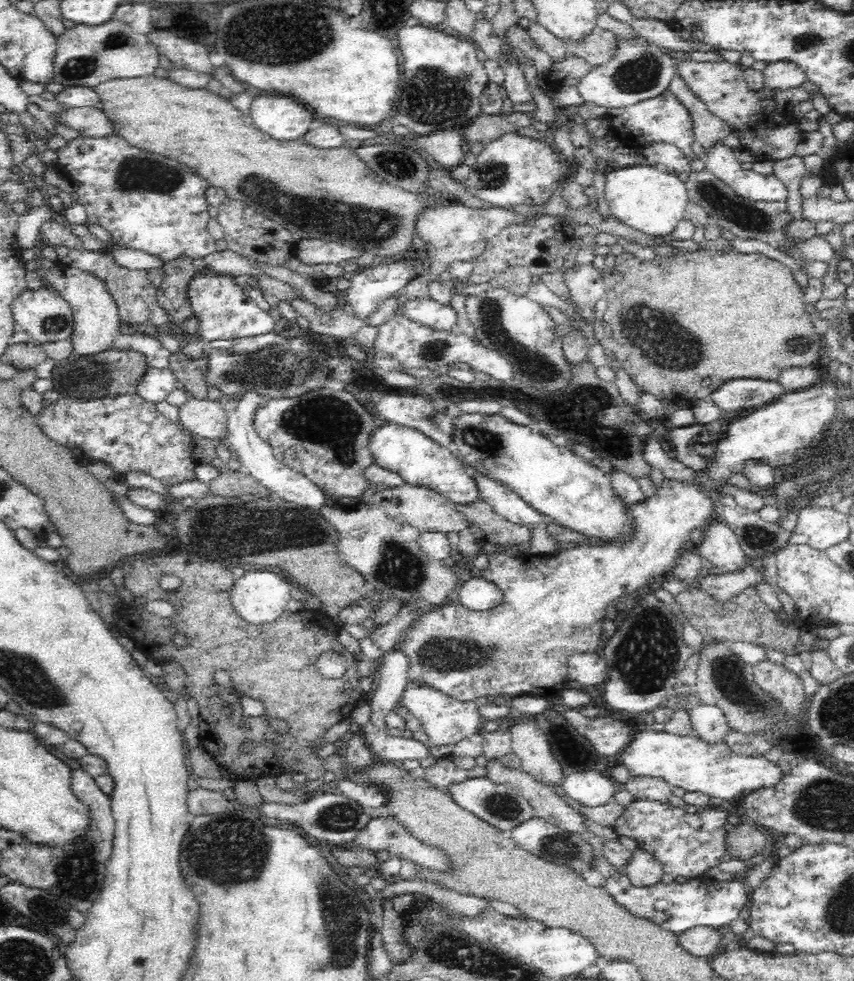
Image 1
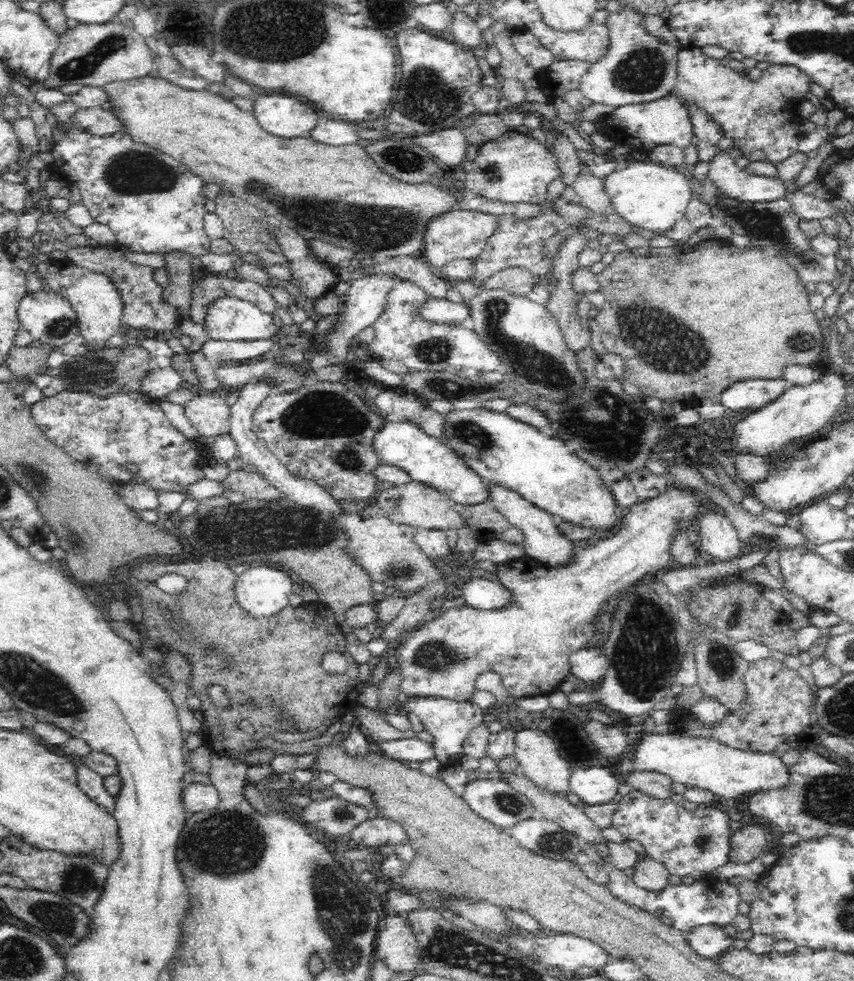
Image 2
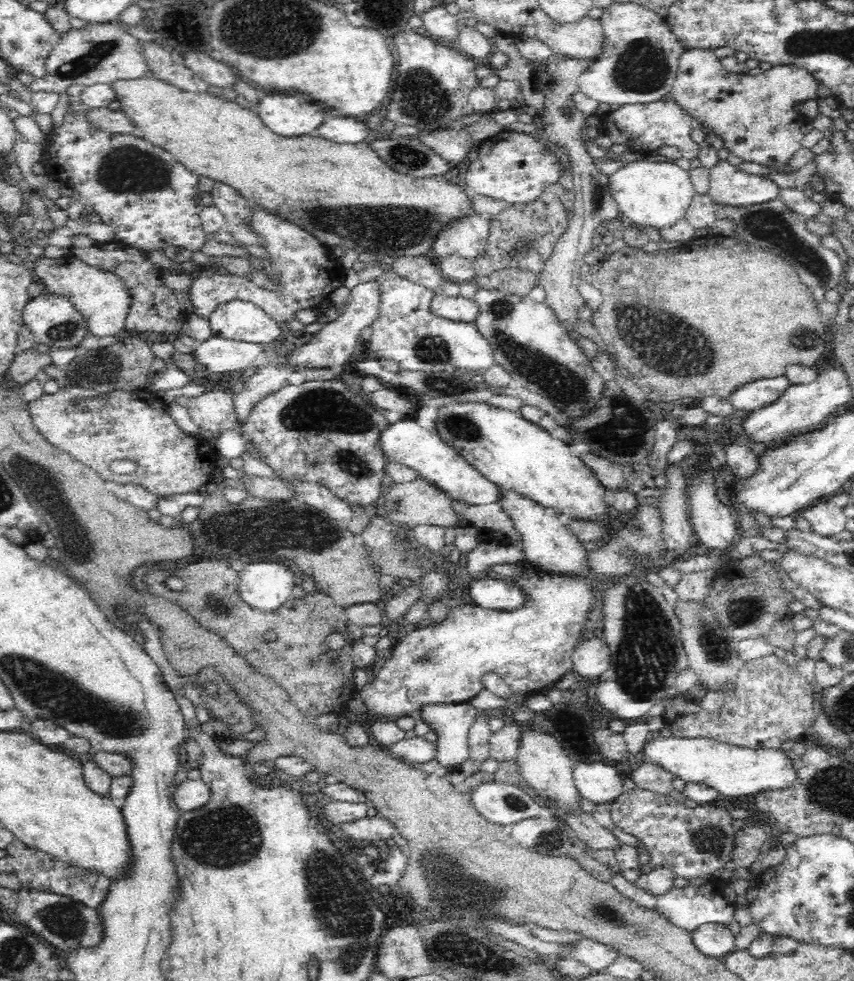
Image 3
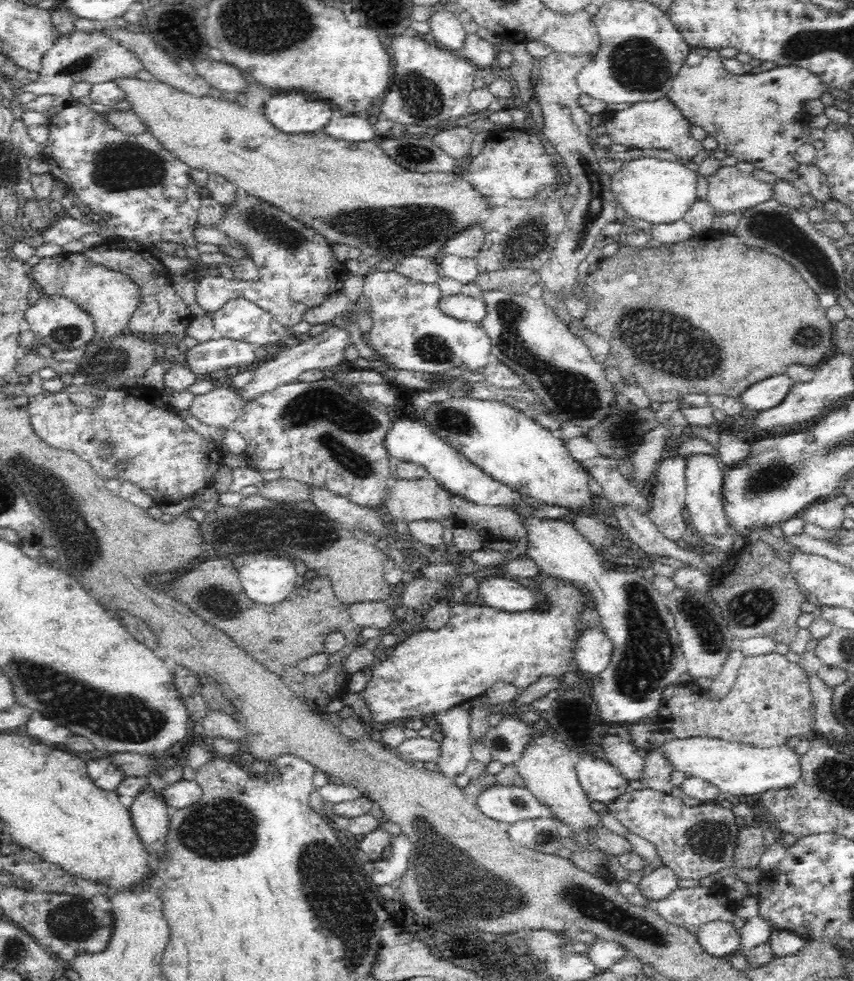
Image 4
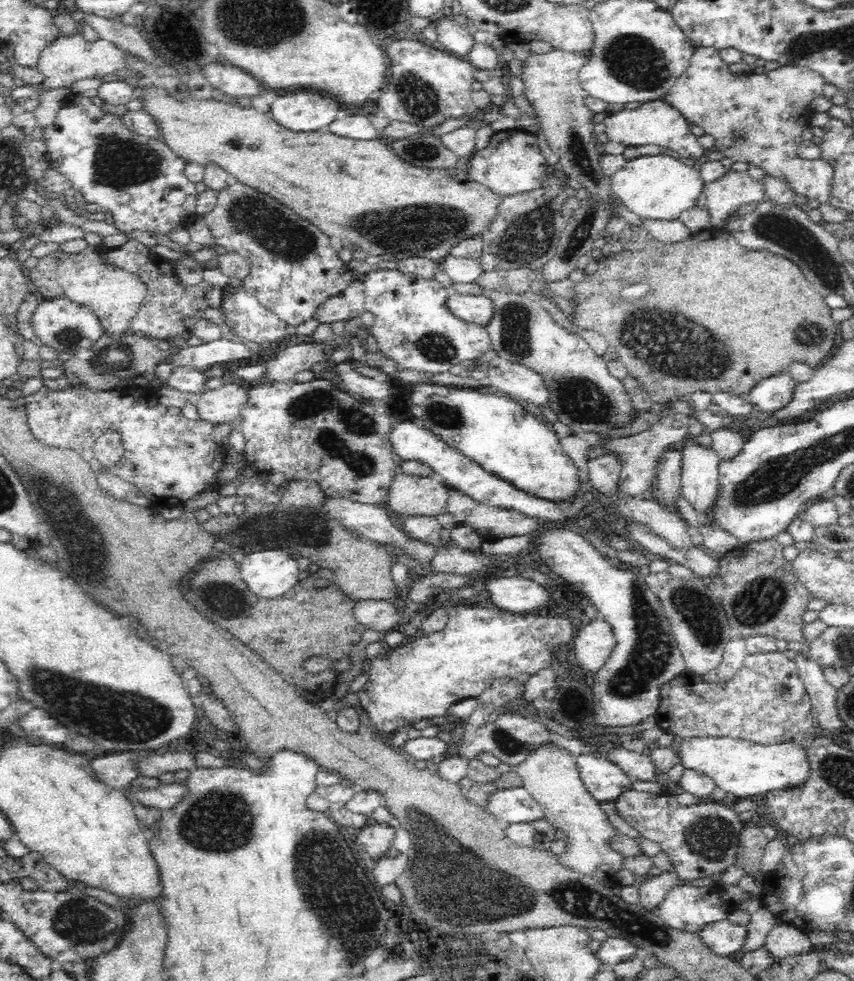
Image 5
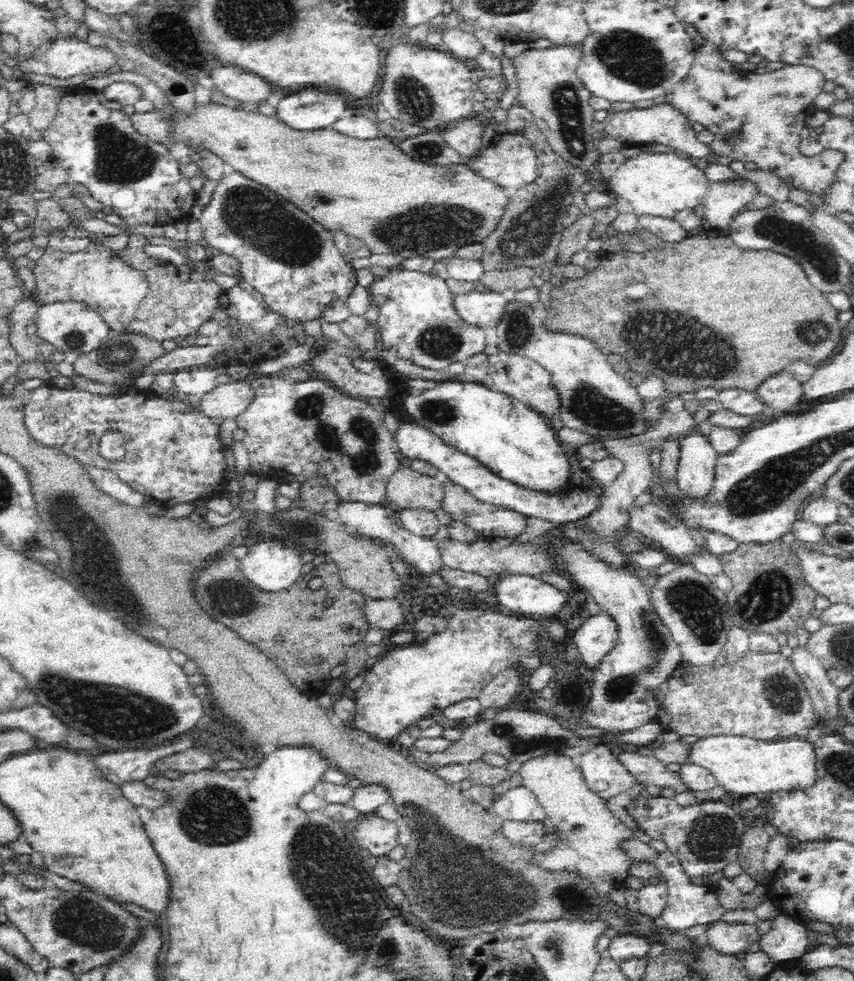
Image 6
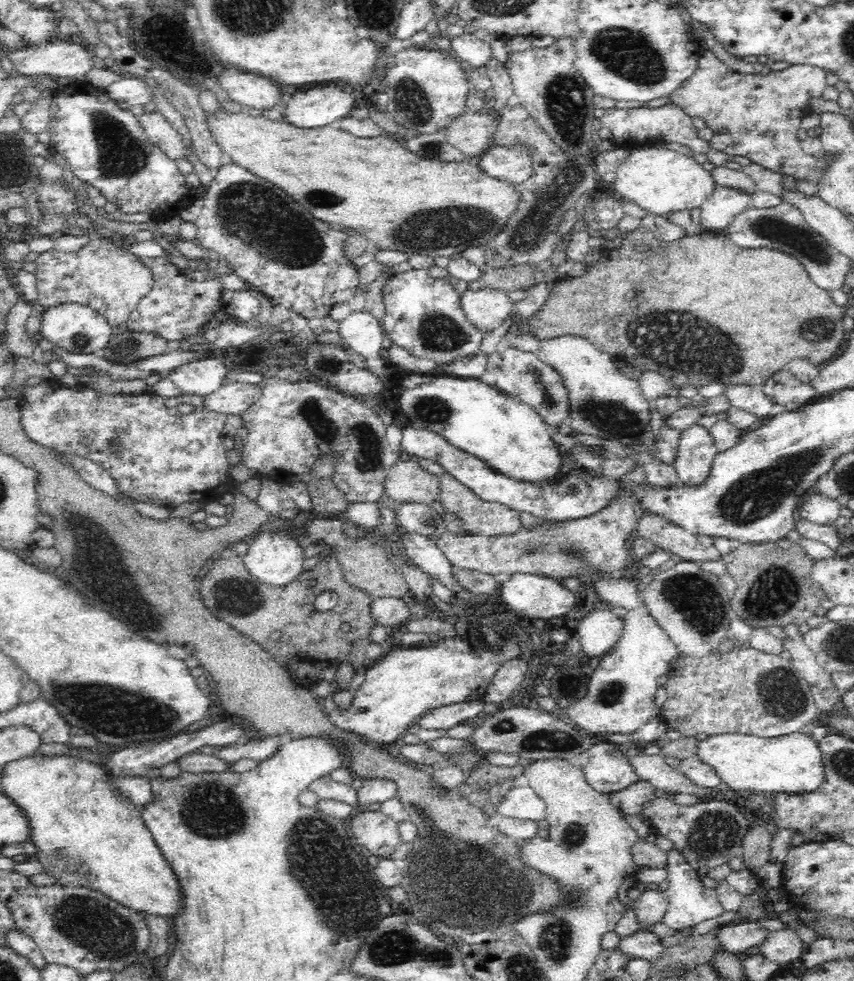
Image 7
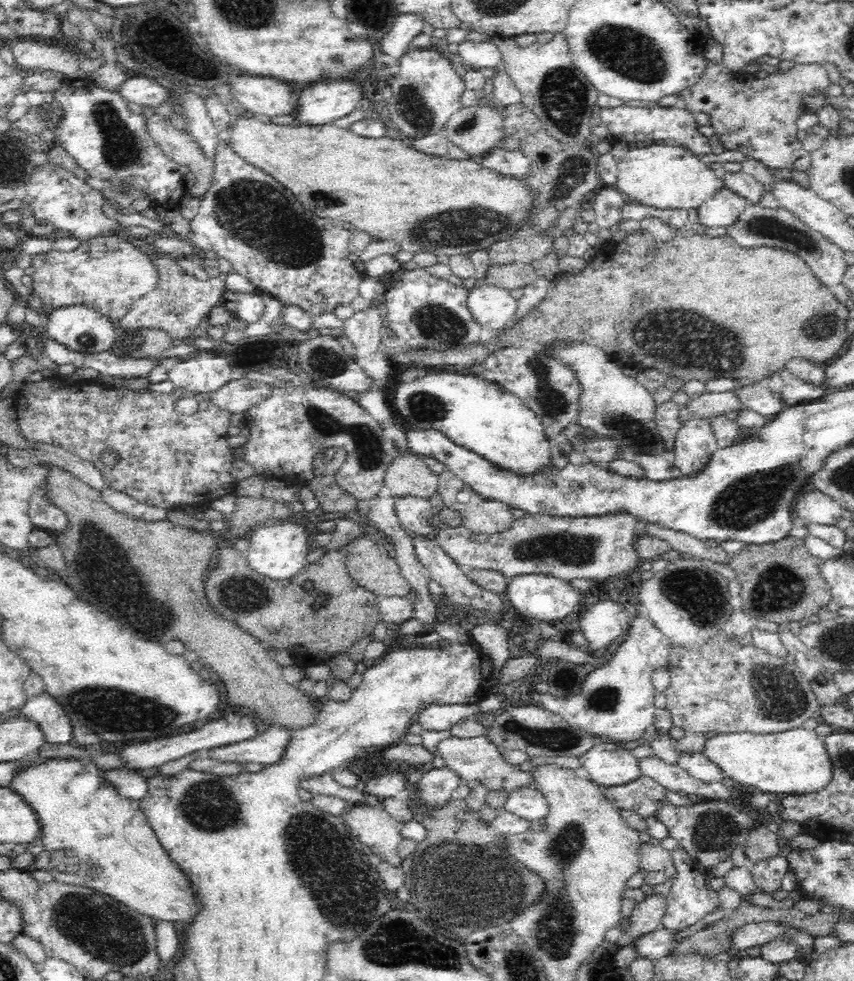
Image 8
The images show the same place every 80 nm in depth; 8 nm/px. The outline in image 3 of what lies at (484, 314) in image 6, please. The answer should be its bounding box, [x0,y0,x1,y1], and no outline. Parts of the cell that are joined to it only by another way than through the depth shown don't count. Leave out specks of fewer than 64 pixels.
[430,292,480,323]

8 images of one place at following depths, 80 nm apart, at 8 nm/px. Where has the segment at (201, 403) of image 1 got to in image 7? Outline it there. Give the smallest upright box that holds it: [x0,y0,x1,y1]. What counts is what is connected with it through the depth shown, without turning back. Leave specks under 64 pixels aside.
[204,381,262,415]

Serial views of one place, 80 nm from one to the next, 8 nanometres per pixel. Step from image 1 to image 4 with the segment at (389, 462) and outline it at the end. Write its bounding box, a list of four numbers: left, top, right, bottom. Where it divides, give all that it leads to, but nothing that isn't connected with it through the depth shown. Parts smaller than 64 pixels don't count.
[385,420,525,508]

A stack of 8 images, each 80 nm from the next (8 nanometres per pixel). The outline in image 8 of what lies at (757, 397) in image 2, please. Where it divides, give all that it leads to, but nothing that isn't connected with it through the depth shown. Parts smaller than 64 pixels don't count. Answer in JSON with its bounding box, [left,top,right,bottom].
[767,368,833,406]

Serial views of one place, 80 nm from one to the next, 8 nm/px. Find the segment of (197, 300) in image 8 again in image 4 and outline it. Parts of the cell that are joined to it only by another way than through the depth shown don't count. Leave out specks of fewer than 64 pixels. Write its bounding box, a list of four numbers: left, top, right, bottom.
[82,240,196,337]

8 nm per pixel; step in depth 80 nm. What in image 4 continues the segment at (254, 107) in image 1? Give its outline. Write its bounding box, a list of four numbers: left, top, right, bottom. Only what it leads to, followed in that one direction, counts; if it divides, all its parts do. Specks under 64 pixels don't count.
[264,92,334,134]

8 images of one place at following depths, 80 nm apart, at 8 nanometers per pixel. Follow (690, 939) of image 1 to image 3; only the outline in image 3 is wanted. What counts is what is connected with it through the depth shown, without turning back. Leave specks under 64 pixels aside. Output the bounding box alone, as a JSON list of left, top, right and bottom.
[692,924,737,958]

